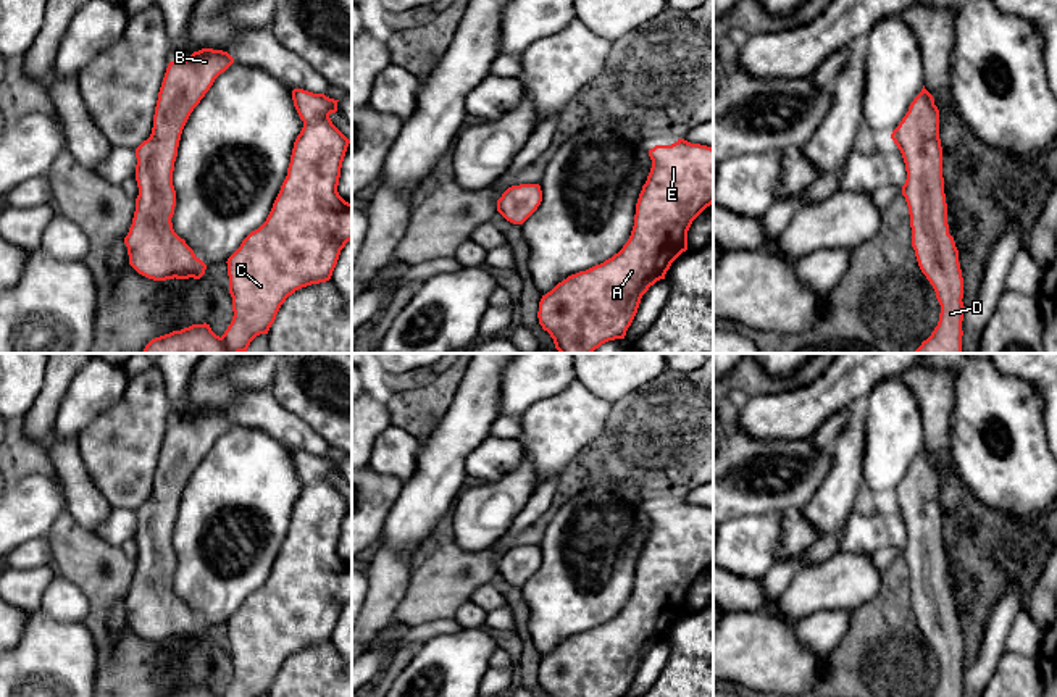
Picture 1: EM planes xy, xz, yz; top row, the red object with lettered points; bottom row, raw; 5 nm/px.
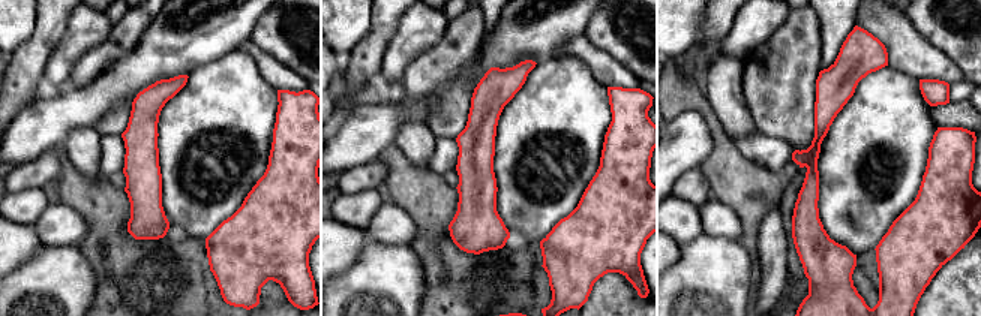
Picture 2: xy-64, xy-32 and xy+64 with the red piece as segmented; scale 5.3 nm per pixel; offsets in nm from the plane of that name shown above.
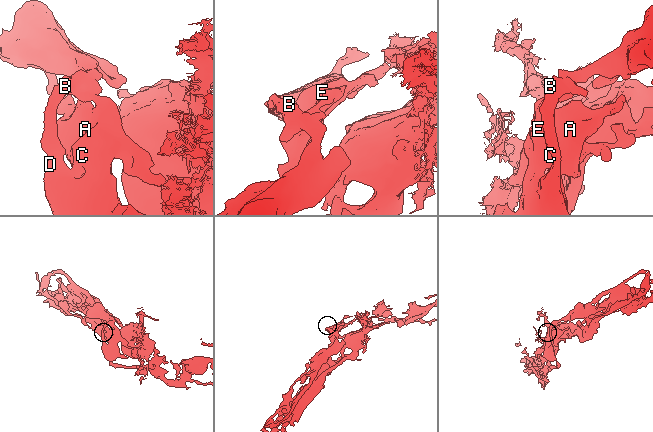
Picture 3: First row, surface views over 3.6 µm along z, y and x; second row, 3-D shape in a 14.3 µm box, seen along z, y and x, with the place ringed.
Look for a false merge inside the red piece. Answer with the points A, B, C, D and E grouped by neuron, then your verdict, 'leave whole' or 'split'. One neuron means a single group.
groups A B C D E; leave whole

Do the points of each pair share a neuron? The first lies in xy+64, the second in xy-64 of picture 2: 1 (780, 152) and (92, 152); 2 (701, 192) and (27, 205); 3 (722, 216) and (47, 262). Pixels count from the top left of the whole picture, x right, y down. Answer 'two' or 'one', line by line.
1: two
2: two
3: one

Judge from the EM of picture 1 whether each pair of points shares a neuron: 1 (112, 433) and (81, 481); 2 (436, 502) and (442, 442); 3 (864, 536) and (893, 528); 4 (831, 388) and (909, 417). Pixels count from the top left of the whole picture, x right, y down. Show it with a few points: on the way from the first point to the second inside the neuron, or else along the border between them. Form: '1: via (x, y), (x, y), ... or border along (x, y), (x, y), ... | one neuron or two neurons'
1: border along (76, 438), (86, 471), (92, 484), (108, 502) | two neurons
2: via (436, 488), (441, 473), (441, 457) | one neuron
3: via (870, 533), (886, 528) | one neuron
4: border along (893, 376), (881, 381), (860, 404) | two neurons

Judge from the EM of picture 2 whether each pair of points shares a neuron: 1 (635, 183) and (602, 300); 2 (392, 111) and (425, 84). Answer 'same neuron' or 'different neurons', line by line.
1: different neurons
2: different neurons

